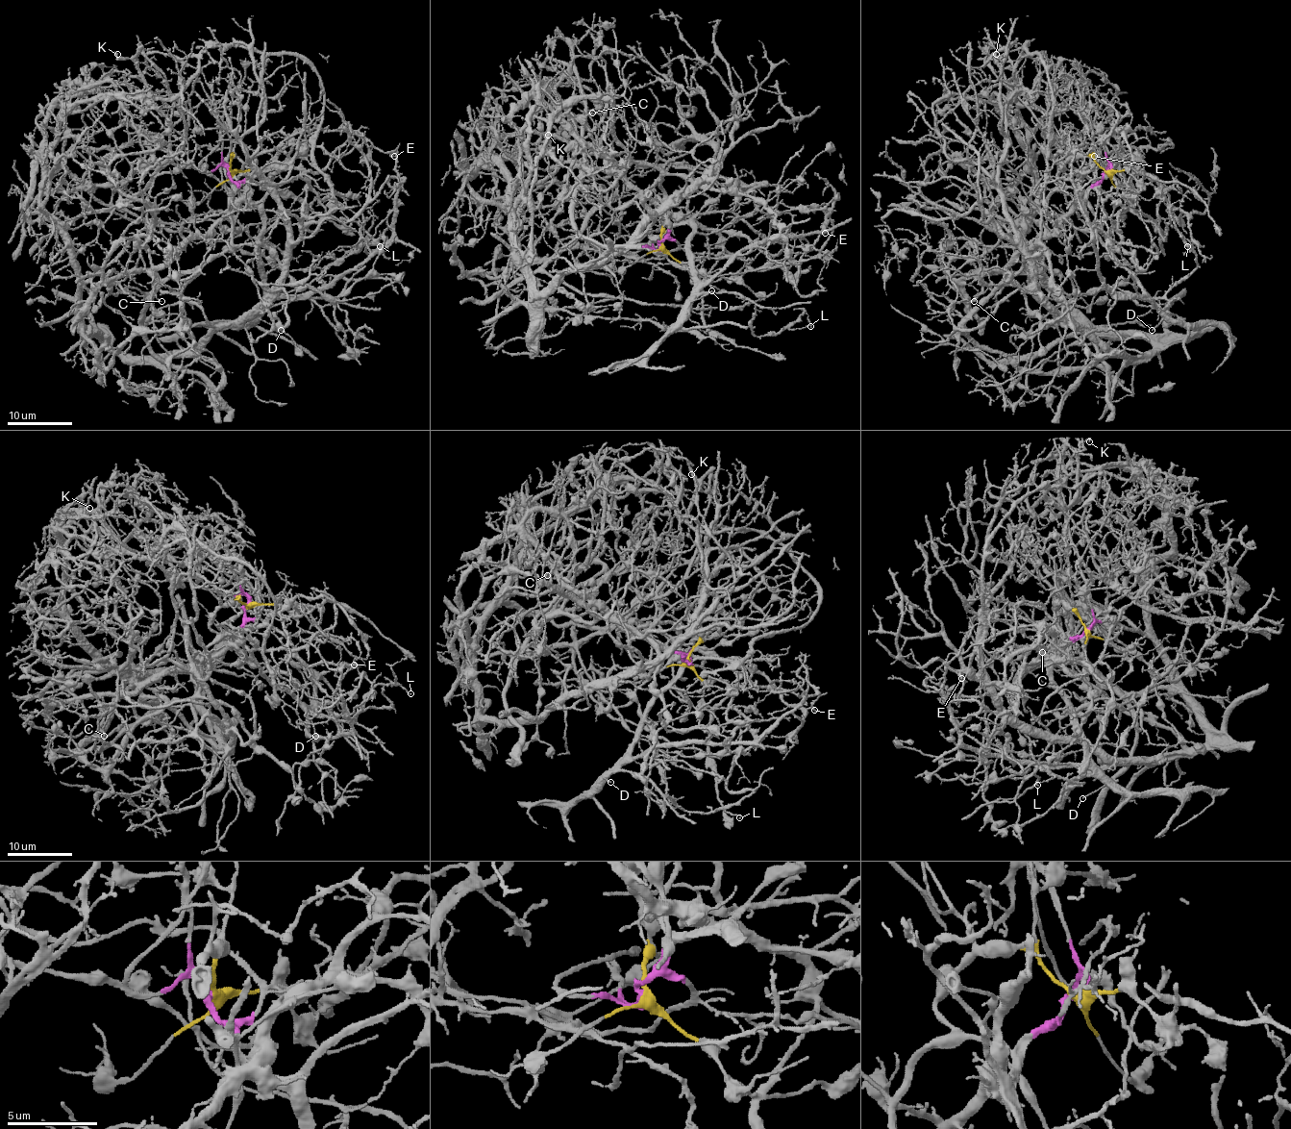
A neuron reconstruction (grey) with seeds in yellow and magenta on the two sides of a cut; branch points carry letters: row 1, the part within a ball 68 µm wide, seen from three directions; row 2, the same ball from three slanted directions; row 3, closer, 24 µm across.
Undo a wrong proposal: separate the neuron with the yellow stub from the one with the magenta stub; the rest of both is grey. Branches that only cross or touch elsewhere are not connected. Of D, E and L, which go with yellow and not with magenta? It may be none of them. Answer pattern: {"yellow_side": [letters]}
{"yellow_side": []}

